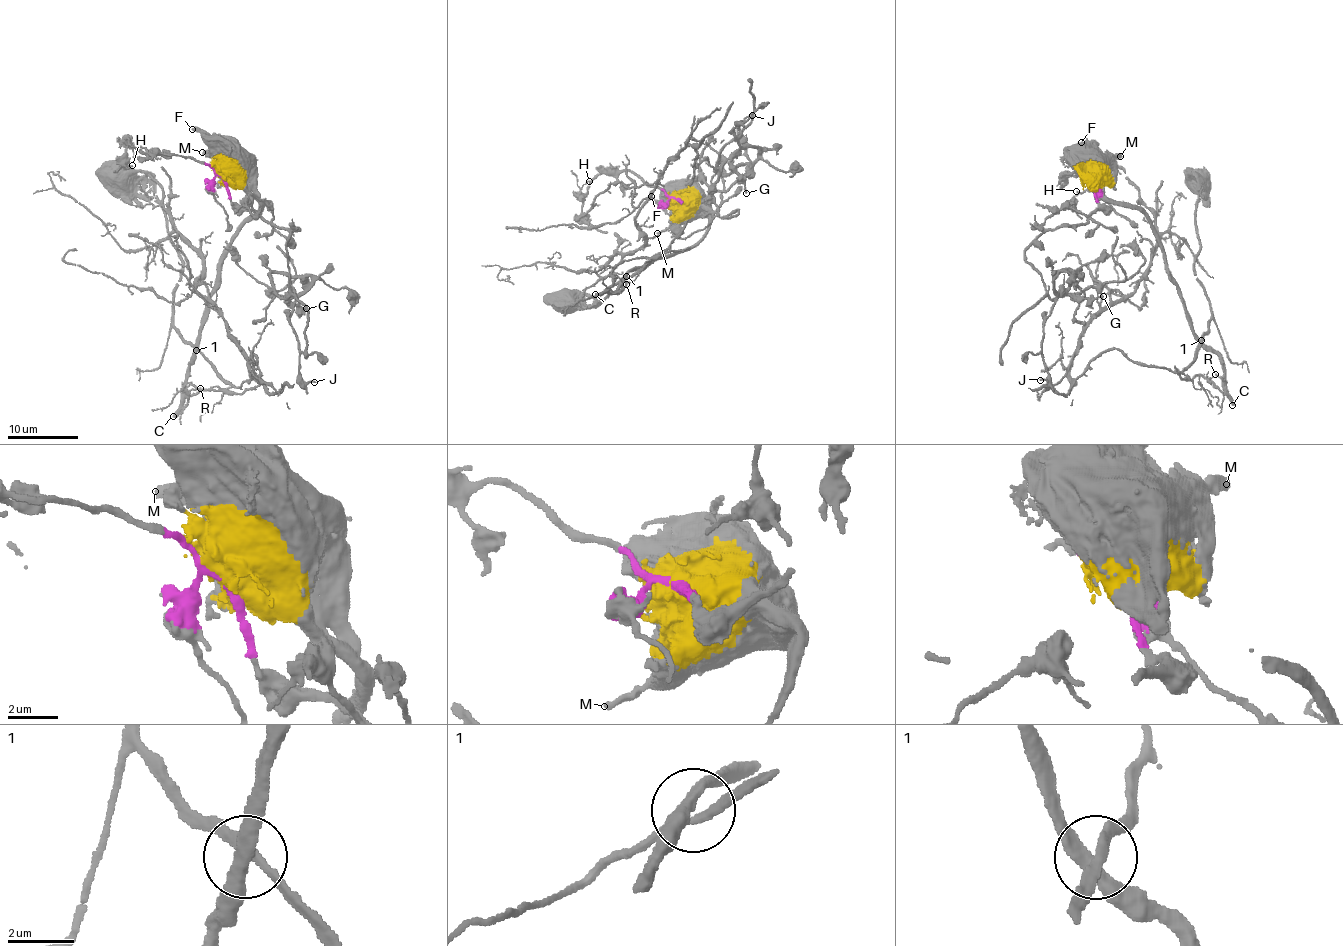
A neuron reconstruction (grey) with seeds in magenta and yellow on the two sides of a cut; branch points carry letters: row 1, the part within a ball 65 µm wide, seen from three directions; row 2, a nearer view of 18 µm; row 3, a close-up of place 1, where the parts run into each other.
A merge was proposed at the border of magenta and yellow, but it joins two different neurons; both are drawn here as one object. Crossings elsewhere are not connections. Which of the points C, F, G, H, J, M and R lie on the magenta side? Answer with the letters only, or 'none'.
G, H, J

